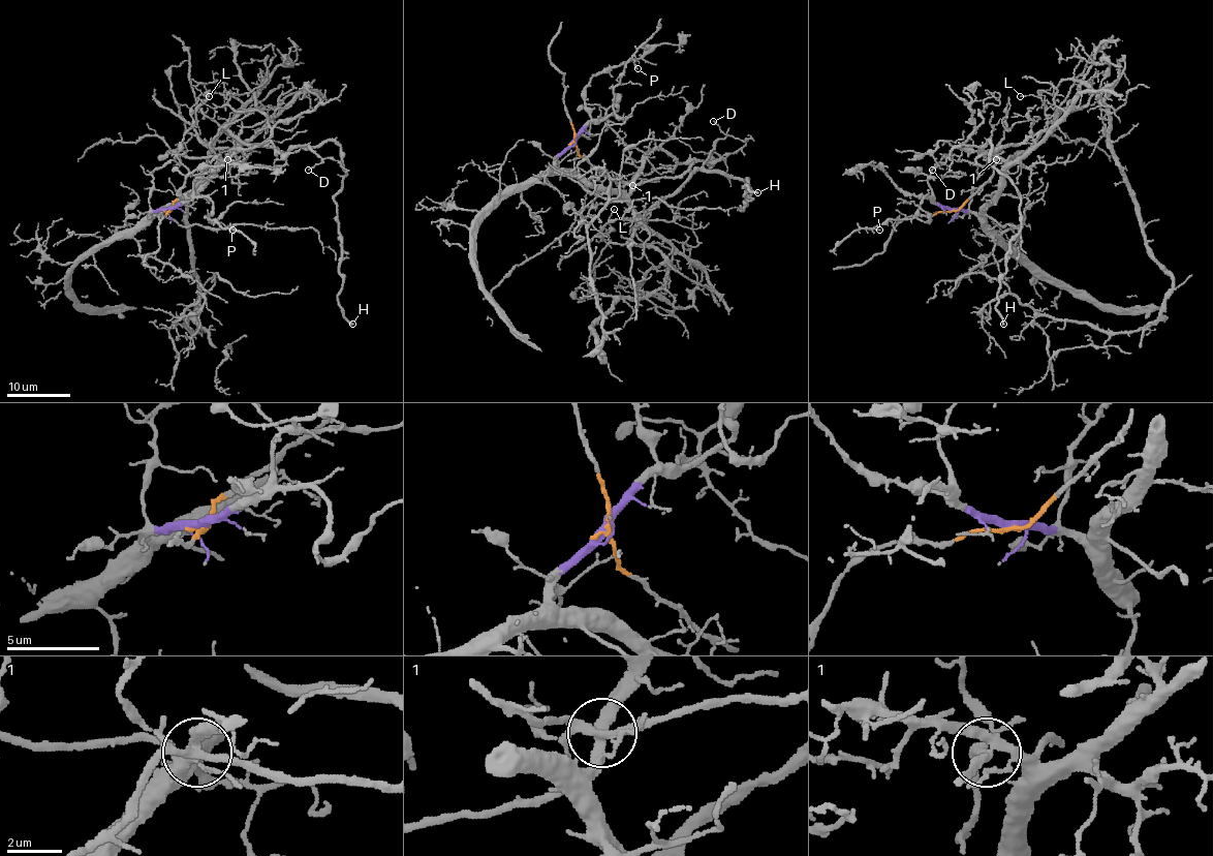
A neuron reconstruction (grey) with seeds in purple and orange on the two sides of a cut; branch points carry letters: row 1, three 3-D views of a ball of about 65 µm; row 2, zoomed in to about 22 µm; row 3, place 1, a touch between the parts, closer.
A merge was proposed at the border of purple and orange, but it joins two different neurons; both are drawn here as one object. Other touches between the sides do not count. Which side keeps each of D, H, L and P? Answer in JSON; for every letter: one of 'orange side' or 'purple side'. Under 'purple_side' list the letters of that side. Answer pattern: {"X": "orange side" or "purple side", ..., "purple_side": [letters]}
{"D": "orange side", "H": "orange side", "L": "purple side", "P": "purple side", "purple_side": ["L", "P"]}

